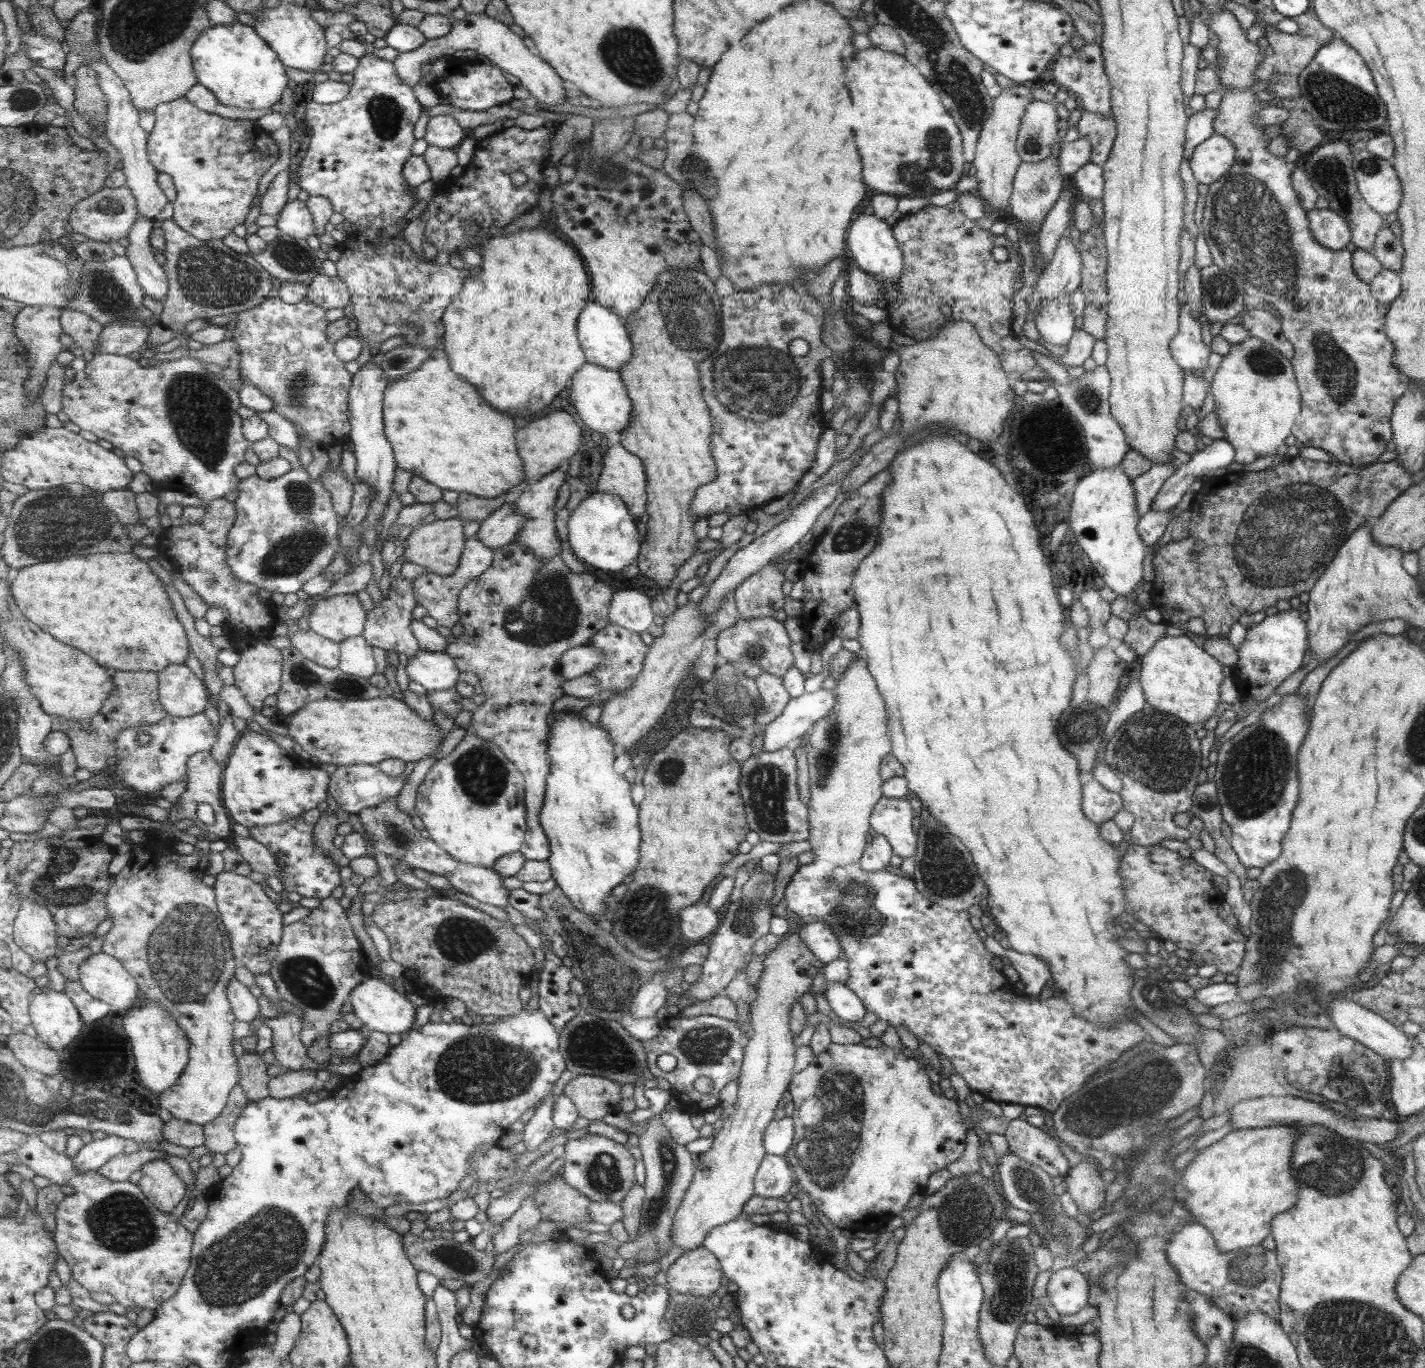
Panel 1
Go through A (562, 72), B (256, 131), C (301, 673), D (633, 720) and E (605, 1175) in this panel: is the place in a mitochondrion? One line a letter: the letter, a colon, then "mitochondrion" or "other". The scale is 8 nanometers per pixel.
A: other
B: other
C: mitochondrion
D: other
E: mitochondrion

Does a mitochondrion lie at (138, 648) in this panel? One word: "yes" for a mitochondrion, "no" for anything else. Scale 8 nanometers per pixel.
yes

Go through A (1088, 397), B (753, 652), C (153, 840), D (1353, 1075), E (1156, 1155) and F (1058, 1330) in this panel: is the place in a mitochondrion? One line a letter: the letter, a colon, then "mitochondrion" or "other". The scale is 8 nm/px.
A: mitochondrion
B: mitochondrion
C: other
D: mitochondrion
E: other
F: other

